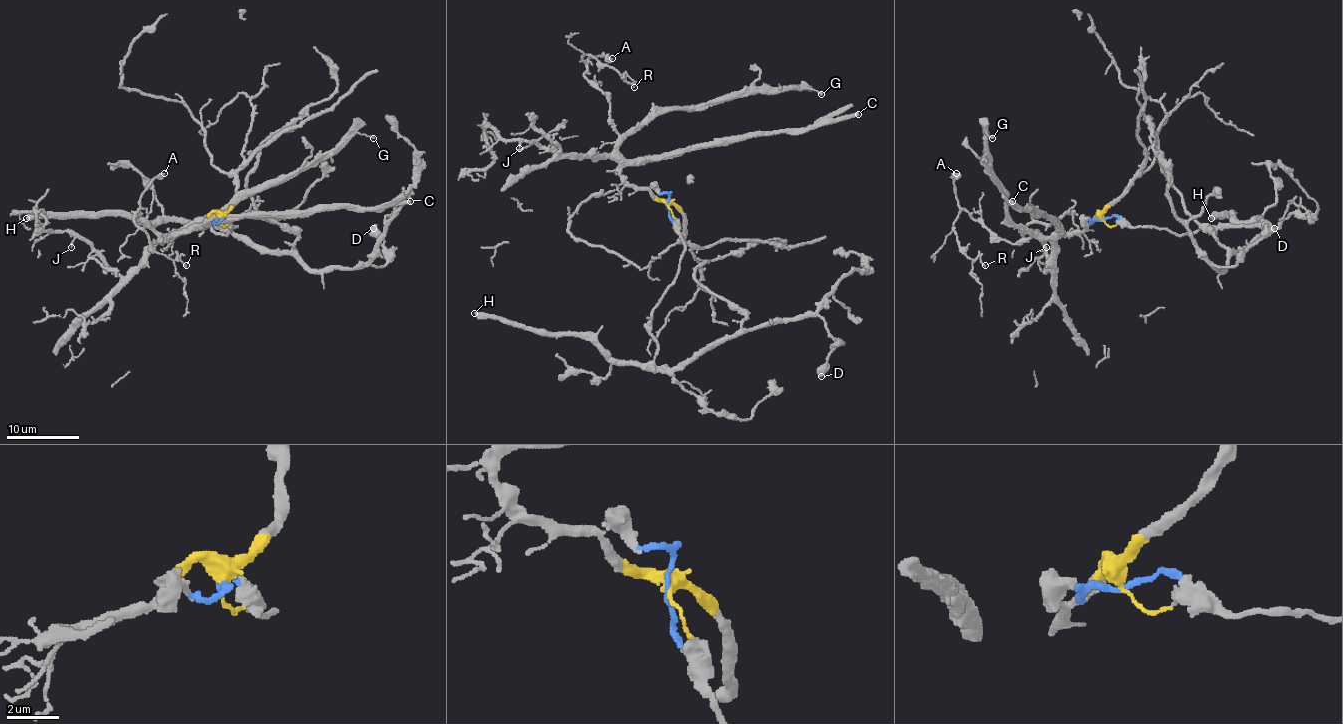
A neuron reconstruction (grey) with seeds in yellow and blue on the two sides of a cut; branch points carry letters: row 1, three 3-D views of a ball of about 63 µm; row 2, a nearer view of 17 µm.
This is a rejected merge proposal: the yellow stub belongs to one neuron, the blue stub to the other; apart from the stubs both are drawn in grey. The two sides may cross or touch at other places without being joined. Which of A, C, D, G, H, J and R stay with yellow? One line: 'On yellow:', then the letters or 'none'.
On yellow: A, C, G, J, R

